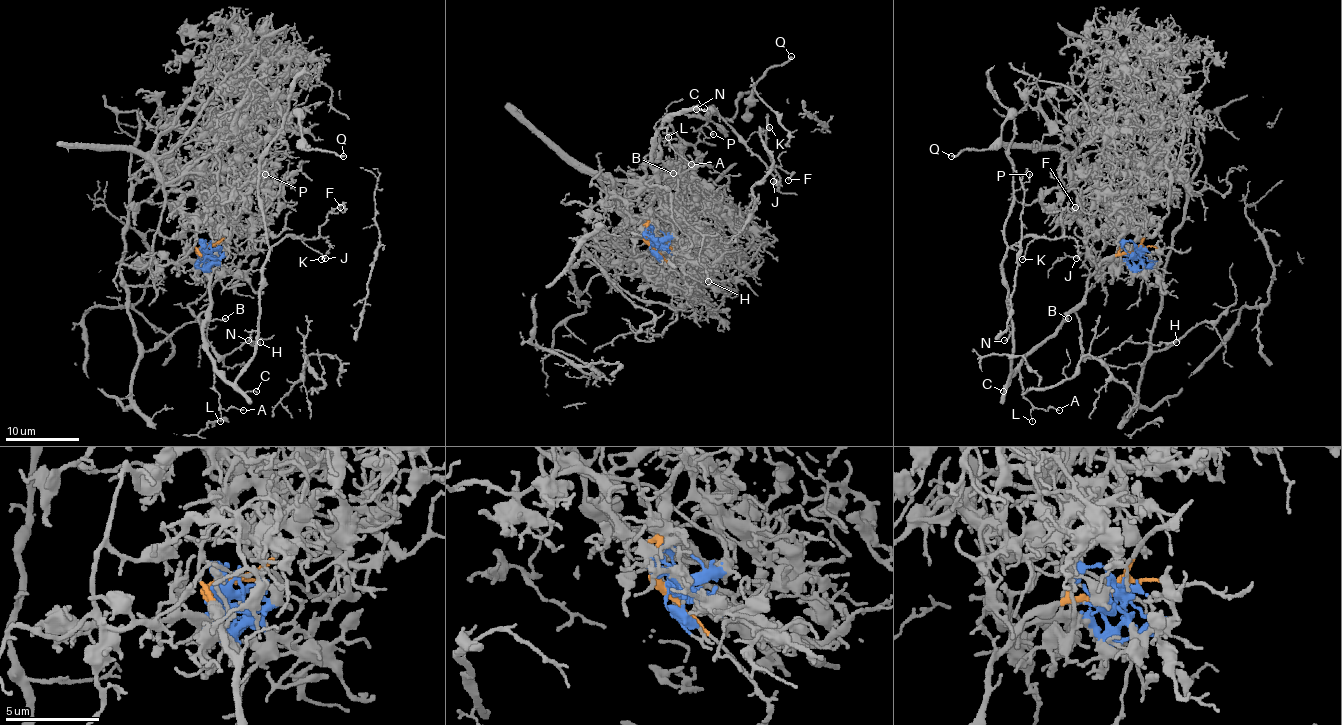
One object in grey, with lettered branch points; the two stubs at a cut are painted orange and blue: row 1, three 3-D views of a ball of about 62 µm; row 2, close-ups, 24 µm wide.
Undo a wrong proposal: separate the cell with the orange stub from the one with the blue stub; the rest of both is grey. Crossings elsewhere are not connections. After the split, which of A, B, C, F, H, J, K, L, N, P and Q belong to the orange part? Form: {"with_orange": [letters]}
{"with_orange": ["A", "B", "C", "F", "H", "J", "K", "L", "N", "P", "Q"]}

